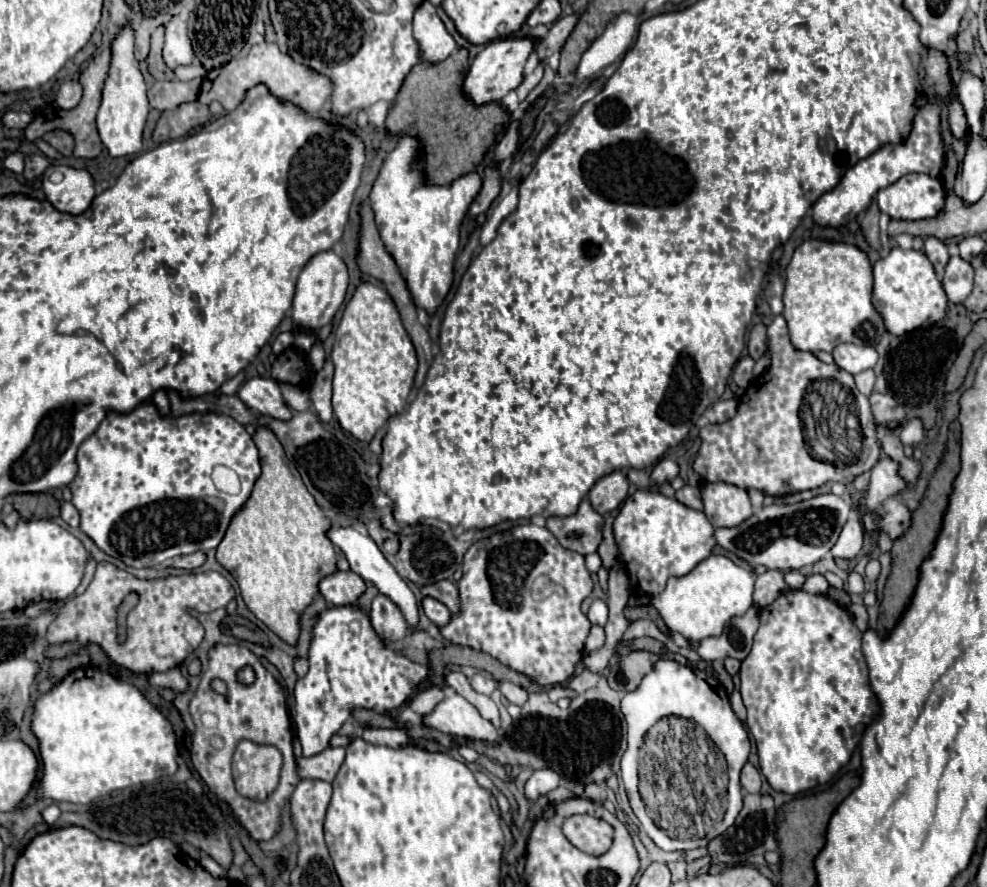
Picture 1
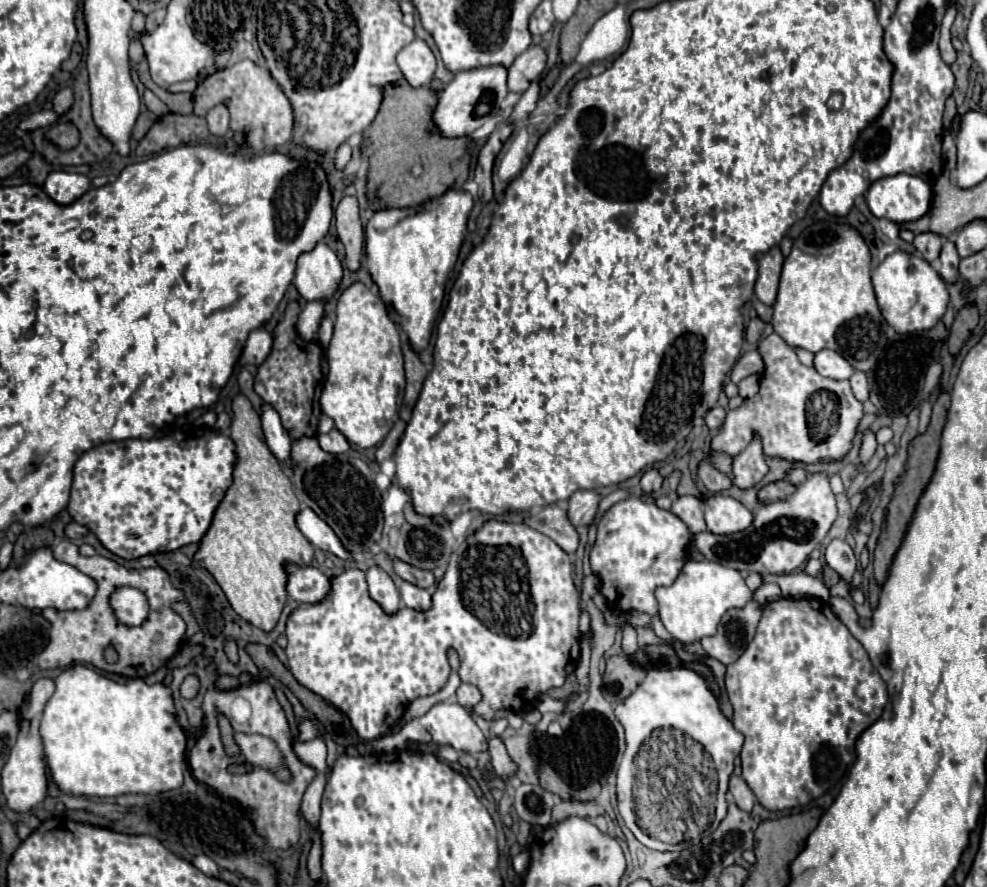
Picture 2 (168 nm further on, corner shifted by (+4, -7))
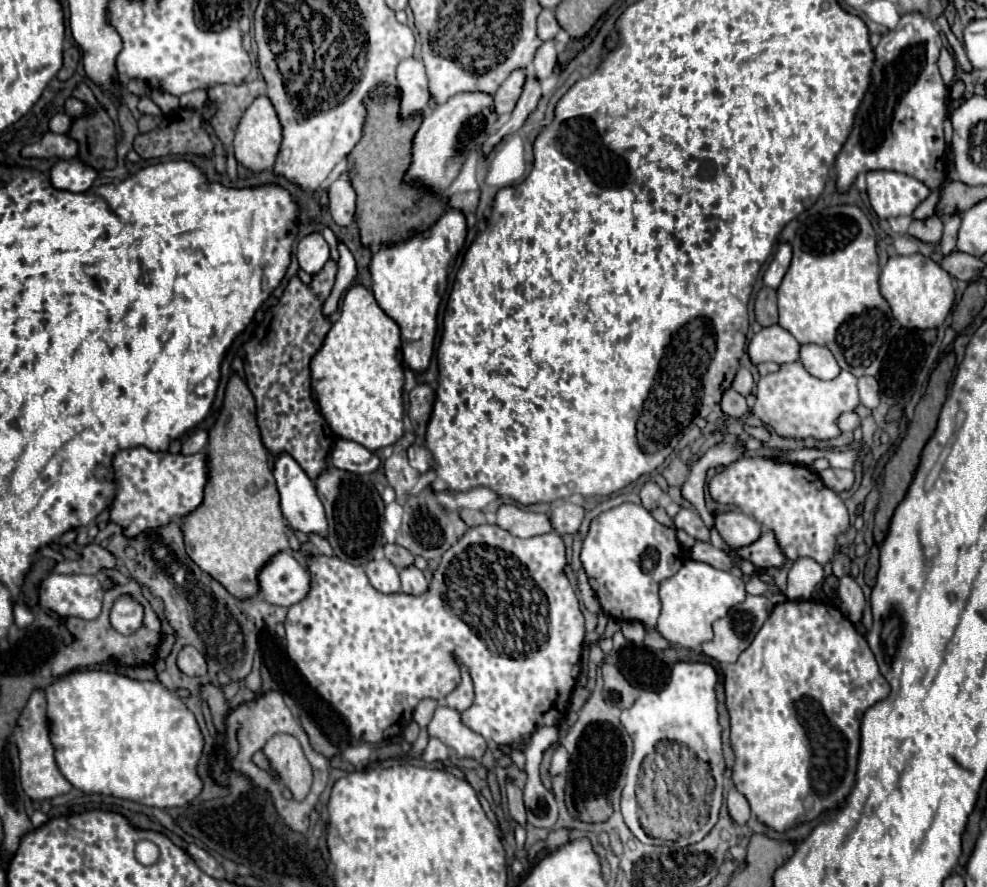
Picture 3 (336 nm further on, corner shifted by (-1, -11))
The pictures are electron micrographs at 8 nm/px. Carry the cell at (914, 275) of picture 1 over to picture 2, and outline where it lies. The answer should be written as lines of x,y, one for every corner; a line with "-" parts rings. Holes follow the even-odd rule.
908,252
890,254
872,272
872,284
874,284
876,300
878,300
878,306
880,306
884,320
898,334
930,330
936,326
936,322
946,312
946,306
948,306
946,282
918,254
908,254

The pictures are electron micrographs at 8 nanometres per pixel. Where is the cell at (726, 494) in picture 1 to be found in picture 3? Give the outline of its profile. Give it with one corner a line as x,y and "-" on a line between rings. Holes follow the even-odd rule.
743,512
717,514
715,516
715,528
721,534
721,538
733,548
749,546
761,534
759,522
755,518
751,518
749,514
743,514

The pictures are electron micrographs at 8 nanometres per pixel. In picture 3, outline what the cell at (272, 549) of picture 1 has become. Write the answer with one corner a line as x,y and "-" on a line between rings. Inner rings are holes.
233,374
225,388
225,398
221,412
215,420
215,424
209,428
209,444
205,448
207,454
207,486
203,496
203,506
199,510
193,510
187,514
187,518
181,518
183,526
183,540
185,550
189,558
207,574
211,574
217,582
221,582
233,596
247,598
257,596
259,584
257,584
257,572
261,566
277,552
281,550
299,550
299,540
287,526
281,508
279,508
279,494
275,486
275,478
269,468
269,456
261,442
261,434
255,420
255,400
249,392
247,384
241,380
241,376
-
255,484
257,492
249,494
247,488

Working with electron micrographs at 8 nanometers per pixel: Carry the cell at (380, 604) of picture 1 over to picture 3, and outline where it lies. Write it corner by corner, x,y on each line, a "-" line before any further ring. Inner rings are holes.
377,558
371,560
365,568
367,578
371,582
371,586
383,594
393,594
393,592
401,592
401,582
399,582
399,572
397,568
387,562
387,558

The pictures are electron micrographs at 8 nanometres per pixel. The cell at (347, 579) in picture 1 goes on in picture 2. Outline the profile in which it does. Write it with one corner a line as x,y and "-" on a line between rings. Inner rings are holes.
288,566
290,580
288,580
288,596
302,604
318,604
322,598
326,598
332,590
332,580
318,568
298,568

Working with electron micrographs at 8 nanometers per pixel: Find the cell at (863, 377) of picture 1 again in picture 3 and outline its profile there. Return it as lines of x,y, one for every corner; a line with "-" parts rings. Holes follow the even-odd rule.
873,376
859,378
859,398
861,398
861,404
871,410
879,406
879,384

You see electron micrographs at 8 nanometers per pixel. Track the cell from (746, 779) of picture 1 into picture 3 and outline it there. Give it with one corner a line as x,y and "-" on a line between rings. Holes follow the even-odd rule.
735,788
729,790
729,796
727,796
727,810
729,810
729,818
743,826
749,818
751,818
751,808
749,808
749,802
743,794
739,794

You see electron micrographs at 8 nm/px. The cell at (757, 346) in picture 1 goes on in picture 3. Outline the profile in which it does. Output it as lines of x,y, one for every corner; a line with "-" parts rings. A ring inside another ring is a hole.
763,286
755,298
755,318
761,326
777,324
777,294
773,288

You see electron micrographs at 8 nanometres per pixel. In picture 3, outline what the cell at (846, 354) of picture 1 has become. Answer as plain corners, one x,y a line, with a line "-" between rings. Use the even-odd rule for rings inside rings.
801,344
799,360
803,362
805,370
819,380
831,380
841,372
841,368
837,366
831,352
819,344

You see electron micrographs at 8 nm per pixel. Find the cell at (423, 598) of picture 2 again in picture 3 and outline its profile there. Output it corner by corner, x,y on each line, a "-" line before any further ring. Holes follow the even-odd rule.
407,566
407,568
403,568
403,570
399,572
399,576
401,576
401,590
403,590
405,594
417,596
417,594
423,594
423,592
427,590
427,586
429,586
429,582
425,580
423,572
421,572
417,566

